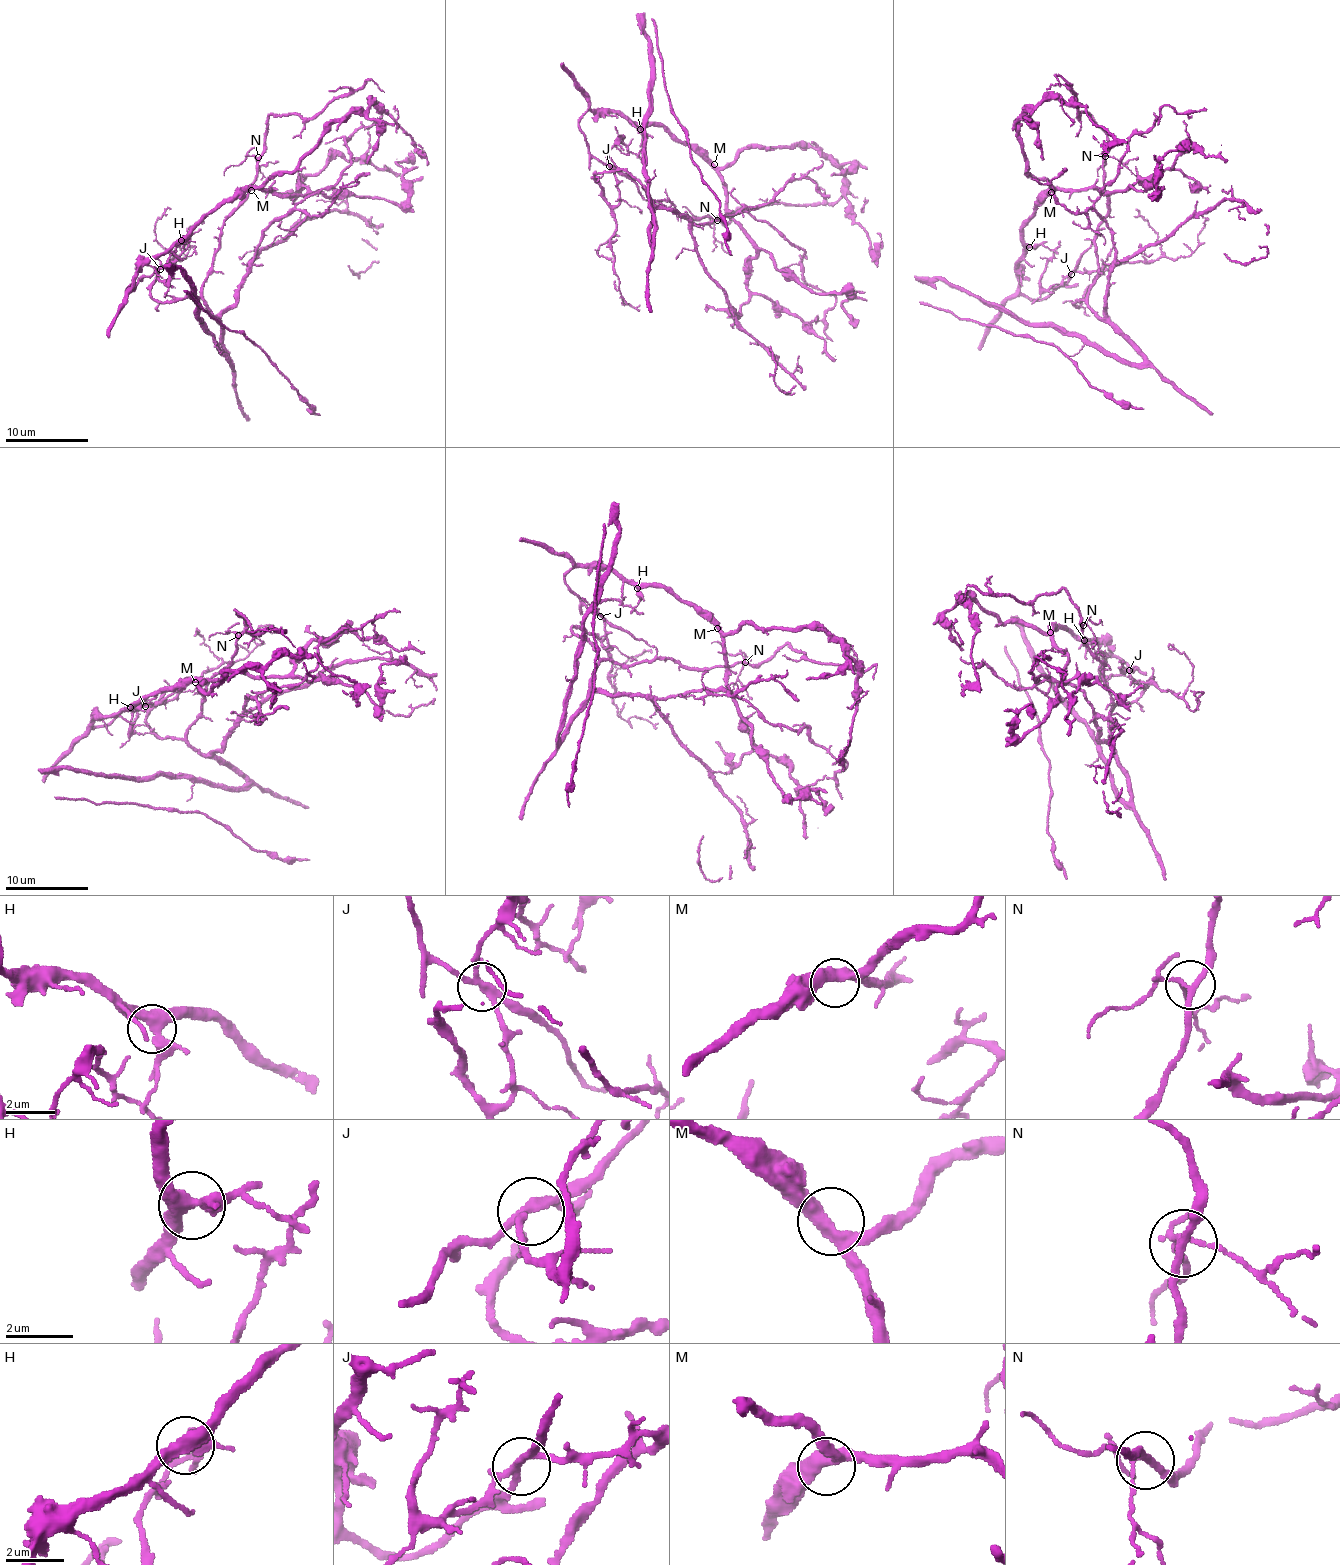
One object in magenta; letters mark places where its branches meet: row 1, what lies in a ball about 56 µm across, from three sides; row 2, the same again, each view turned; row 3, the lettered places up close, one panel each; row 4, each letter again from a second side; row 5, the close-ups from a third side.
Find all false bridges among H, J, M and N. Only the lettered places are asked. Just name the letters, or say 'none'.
J

